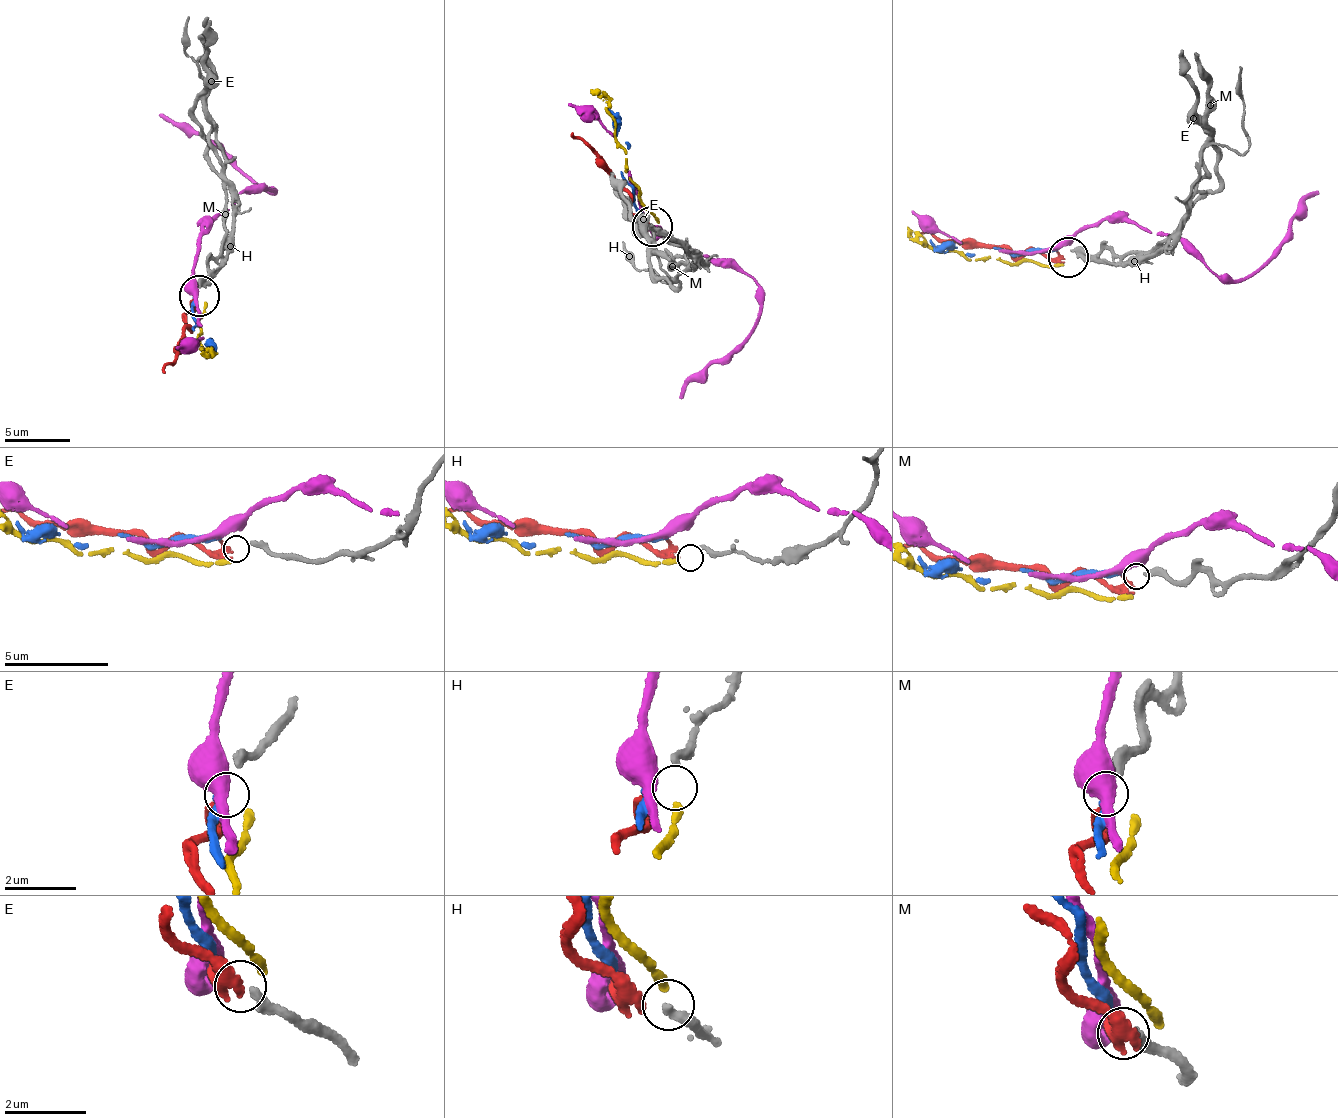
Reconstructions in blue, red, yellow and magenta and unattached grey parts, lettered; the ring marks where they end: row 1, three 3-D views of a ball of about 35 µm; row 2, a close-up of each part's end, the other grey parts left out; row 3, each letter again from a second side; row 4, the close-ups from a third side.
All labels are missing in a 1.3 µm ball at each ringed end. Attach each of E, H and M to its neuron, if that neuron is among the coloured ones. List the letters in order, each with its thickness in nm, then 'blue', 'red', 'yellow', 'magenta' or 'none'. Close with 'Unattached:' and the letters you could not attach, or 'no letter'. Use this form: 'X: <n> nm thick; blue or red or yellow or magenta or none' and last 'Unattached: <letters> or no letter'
E: 240 nm thick; none
H: 240 nm thick; yellow
M: 280 nm thick; red
Unattached: E

